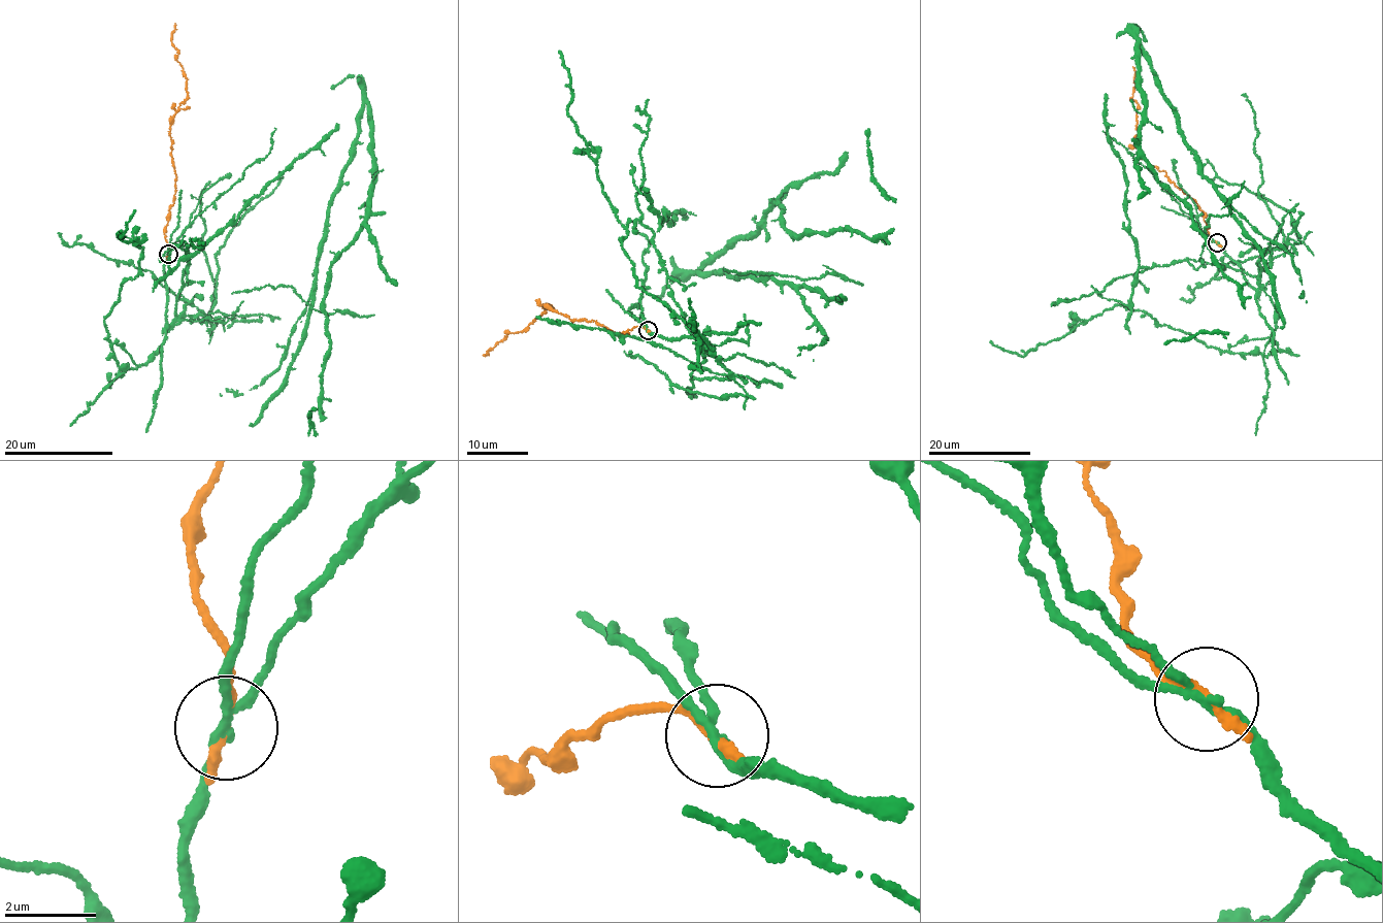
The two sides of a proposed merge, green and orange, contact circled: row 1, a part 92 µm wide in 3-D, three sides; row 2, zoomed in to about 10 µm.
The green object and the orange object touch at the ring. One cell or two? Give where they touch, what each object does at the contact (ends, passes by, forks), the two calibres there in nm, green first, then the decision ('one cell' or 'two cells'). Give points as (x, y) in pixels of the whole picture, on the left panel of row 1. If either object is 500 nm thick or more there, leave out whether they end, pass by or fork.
(168, 254) | green forks | orange passes by | 160/200 nm | two cells

